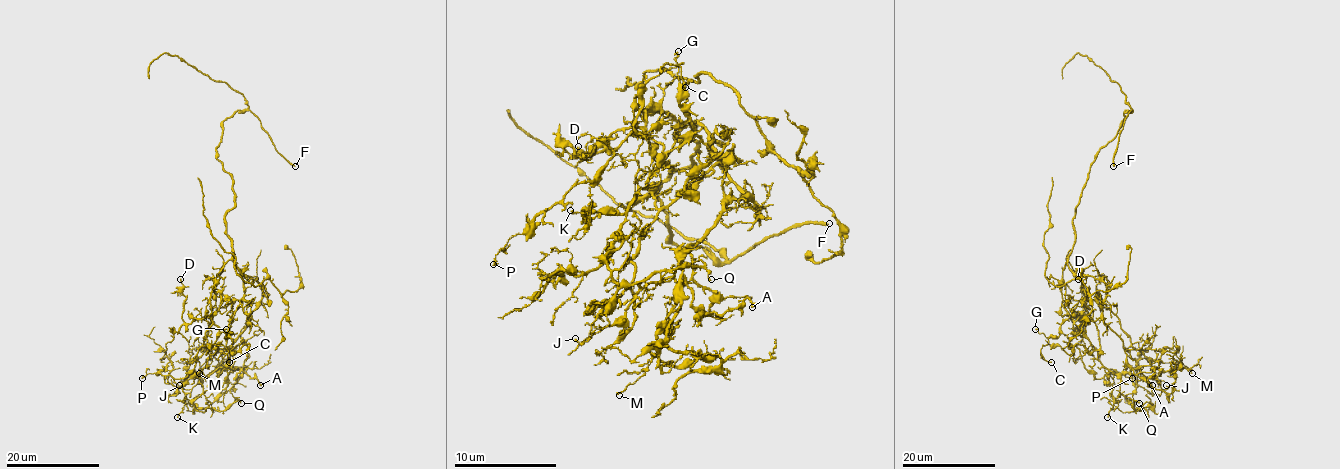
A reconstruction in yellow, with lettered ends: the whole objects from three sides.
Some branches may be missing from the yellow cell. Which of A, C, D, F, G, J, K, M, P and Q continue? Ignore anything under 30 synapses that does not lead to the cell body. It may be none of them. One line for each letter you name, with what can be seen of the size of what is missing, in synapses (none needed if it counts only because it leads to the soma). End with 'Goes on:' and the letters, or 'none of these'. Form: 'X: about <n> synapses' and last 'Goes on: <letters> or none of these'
Goes on: F

